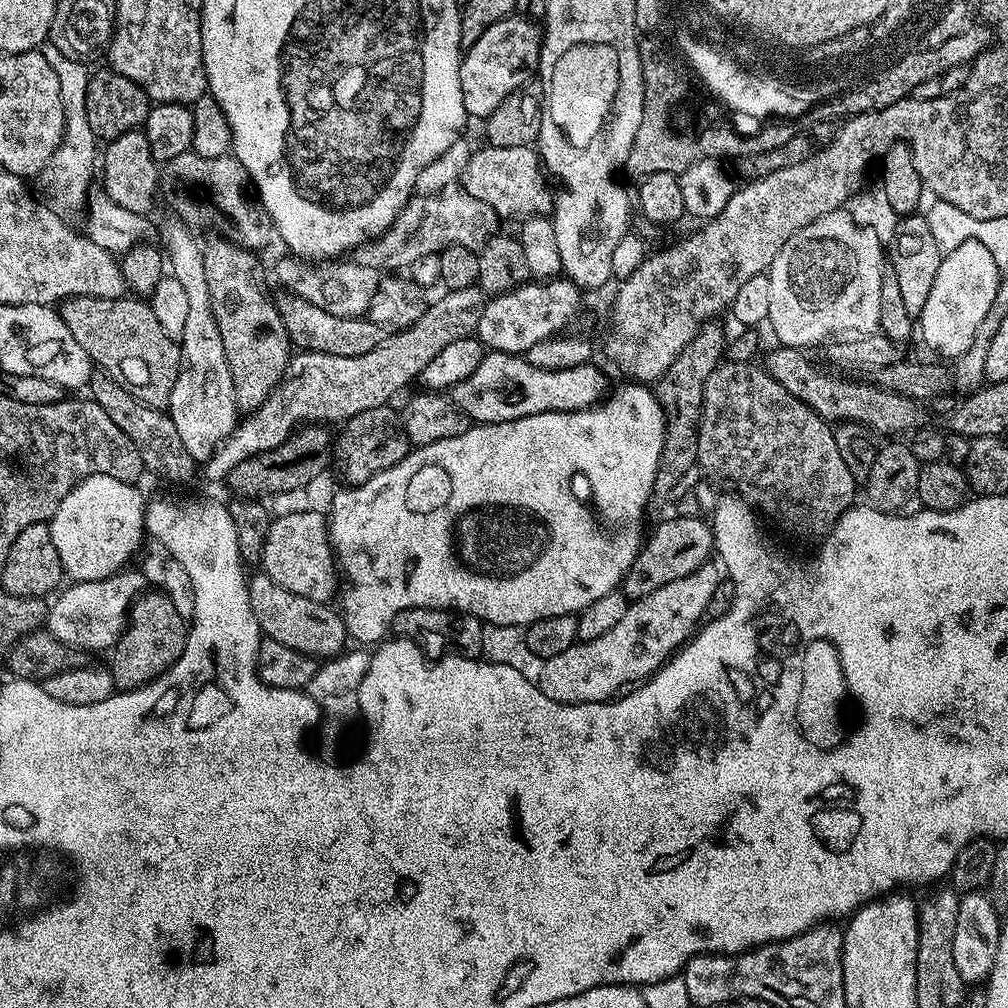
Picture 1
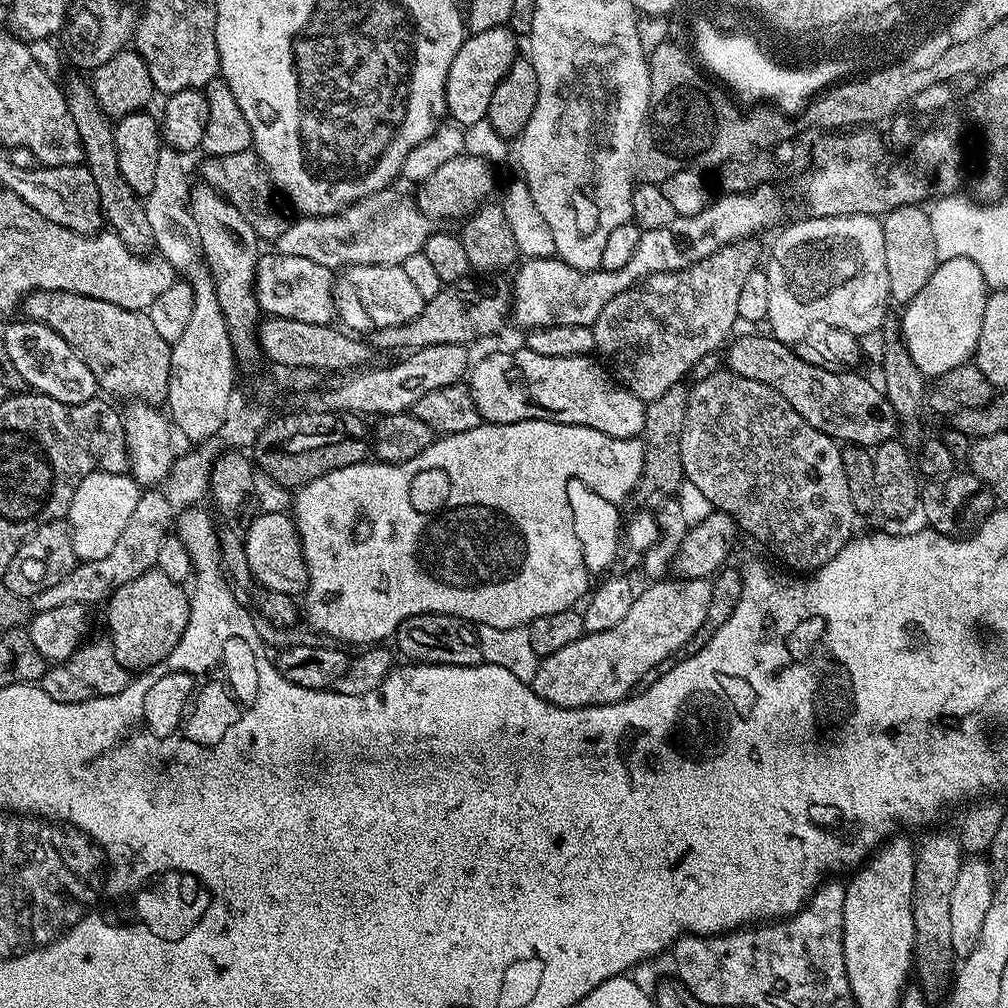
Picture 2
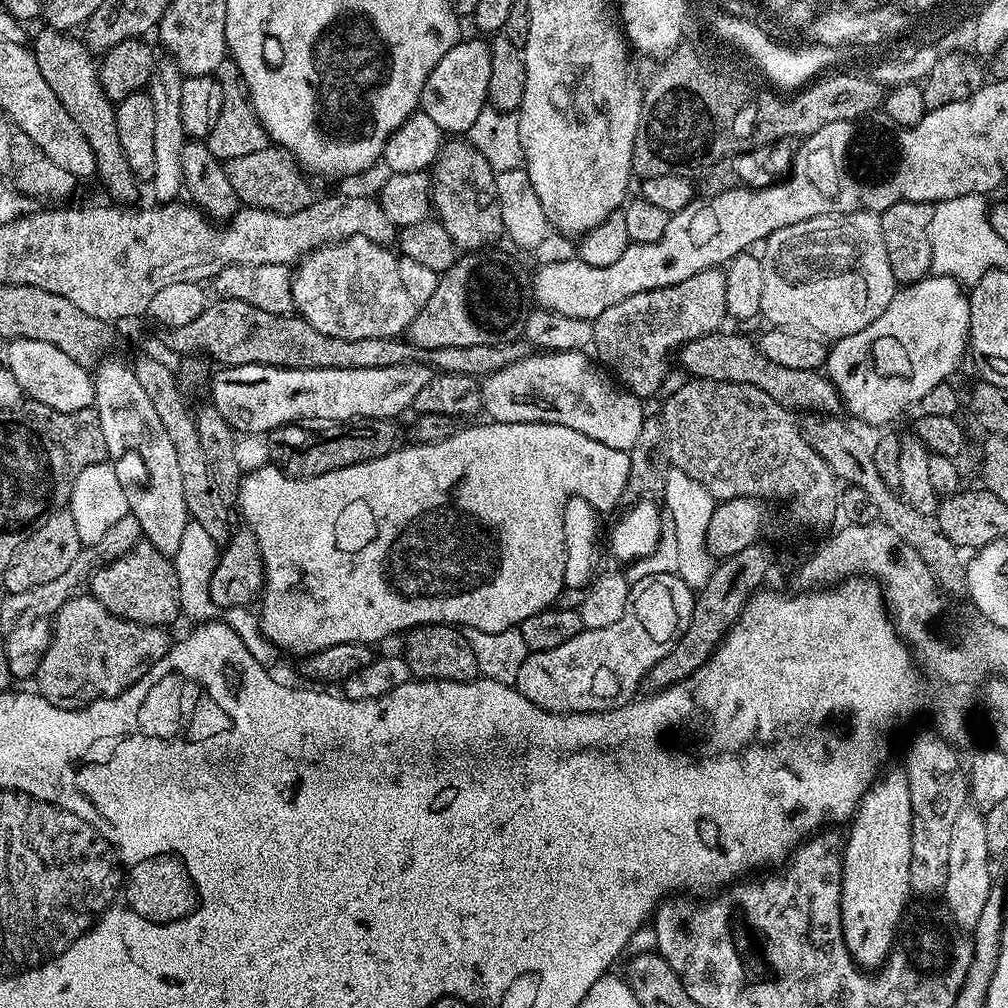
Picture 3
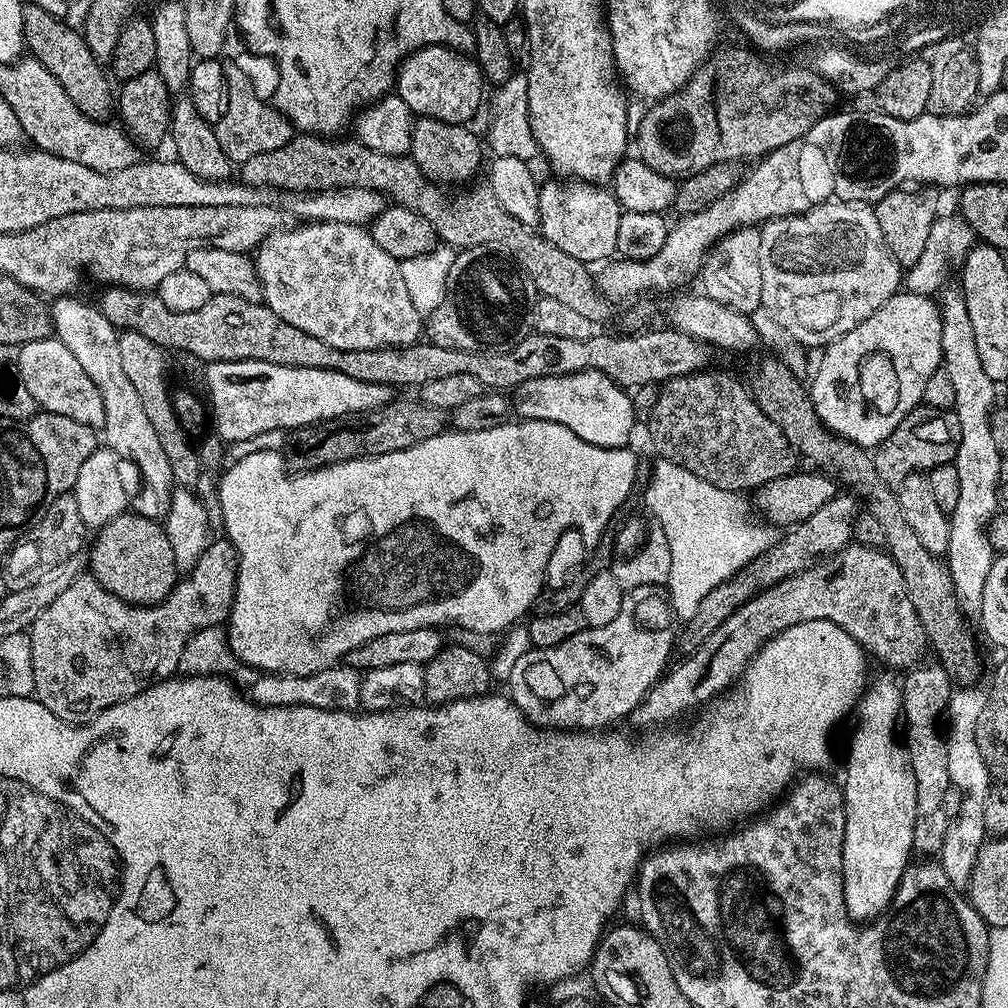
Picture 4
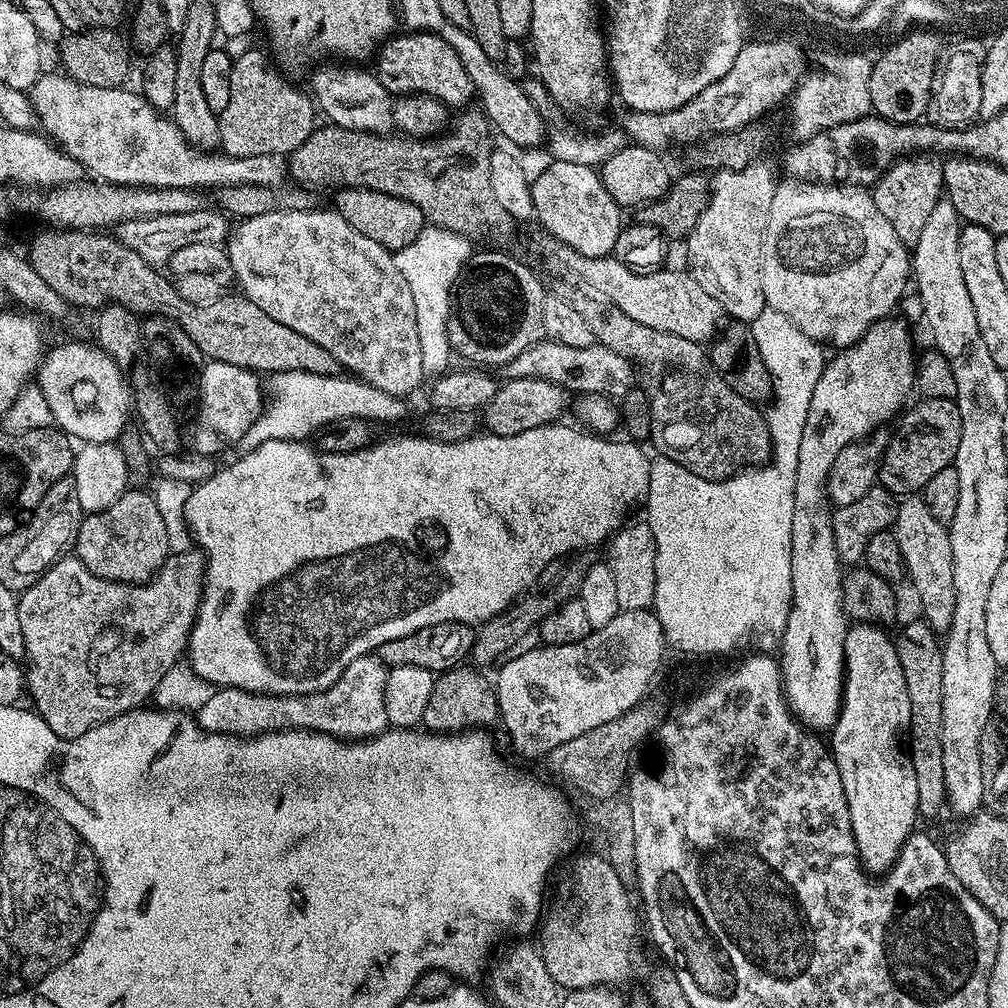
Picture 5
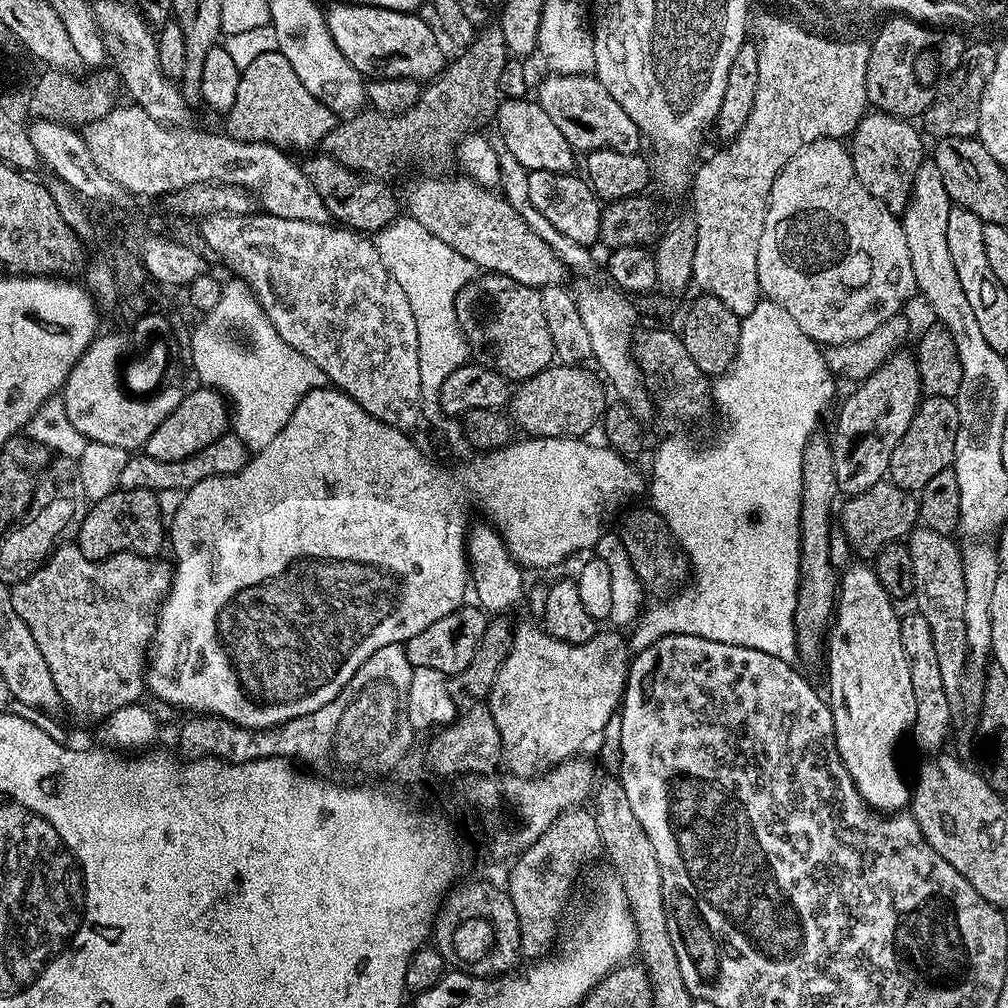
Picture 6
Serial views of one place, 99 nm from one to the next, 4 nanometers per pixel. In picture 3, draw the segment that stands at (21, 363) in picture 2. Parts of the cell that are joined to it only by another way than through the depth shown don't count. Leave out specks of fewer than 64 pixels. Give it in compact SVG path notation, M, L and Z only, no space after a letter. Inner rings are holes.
M14 340L7 345L6 366L18 378L21 393L28 400L37 400L54 410L73 412L93 407L96 398L96 385L89 369L74 362L58 346L37 340Z

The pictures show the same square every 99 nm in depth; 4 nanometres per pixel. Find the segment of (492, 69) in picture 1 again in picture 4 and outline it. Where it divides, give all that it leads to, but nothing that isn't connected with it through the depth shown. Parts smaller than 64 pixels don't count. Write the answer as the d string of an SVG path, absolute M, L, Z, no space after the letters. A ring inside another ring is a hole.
M429 44L408 53L396 70L395 95L400 96L417 117L429 116L451 124L468 124L480 108L480 99L485 99L486 81L475 59L460 52L463 51L452 46Z

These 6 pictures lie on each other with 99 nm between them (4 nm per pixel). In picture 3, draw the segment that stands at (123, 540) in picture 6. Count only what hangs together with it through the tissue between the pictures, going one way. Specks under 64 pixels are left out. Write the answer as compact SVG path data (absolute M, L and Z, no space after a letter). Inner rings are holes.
M147 542L136 543L124 556L96 569L90 579L90 595L110 614L135 624L168 626L181 615L178 575L173 561Z

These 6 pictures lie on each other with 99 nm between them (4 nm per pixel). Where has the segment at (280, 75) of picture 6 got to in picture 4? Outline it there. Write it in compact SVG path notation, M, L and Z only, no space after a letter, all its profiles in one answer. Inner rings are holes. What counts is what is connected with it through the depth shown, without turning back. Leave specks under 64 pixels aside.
M224 64L226 86L228 87L228 101L222 118L214 125L218 134L218 143L226 158L230 158L233 165L239 166L258 154L266 154L270 150L282 150L282 146L289 144L294 135L292 123L280 113L280 109L268 104L256 93L252 80L236 64Z

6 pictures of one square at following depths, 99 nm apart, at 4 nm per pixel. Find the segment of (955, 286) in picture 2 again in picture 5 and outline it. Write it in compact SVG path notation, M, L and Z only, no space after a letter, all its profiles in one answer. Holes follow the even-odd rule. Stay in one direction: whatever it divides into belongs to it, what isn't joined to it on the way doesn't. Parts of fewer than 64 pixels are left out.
M885 318L870 325L864 336L847 348L839 349L837 356L825 363L822 378L818 378L818 386L814 386L810 410L802 426L802 442L798 442L796 513L791 523L794 552L800 550L800 536L806 535L808 528L824 527L830 512L826 481L838 454L842 454L848 444L881 429L892 415L895 417L905 407L904 399L908 391L913 391L918 356L912 353L911 334L904 329L903 322L896 319Z

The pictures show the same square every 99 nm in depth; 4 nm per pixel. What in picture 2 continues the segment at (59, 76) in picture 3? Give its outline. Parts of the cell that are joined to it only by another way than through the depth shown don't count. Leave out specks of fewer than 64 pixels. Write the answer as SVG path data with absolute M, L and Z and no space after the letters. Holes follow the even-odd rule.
M87 79L72 80L66 84L68 113L74 118L74 126L78 126L78 138L84 148L83 163L94 178L94 186L98 186L100 195L100 214L107 227L122 238L122 242L132 255L147 257L156 247L154 230L150 230L150 221L146 218L144 201L130 190L126 178L122 178L122 170L118 168L118 146L114 146L114 124L98 106L98 98L94 98L92 85Z

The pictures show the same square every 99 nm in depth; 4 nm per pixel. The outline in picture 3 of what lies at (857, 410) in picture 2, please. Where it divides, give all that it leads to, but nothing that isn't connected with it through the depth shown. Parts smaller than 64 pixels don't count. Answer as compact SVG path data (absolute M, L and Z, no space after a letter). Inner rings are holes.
M721 330L702 338L694 338L679 349L678 356L680 356L679 367L688 371L692 378L758 386L758 390L766 390L766 394L770 394L774 402L789 410L801 408L801 413L804 414L836 414L842 408L839 392L823 371L792 370L789 367L780 366L760 352L755 339L747 340L736 332Z

